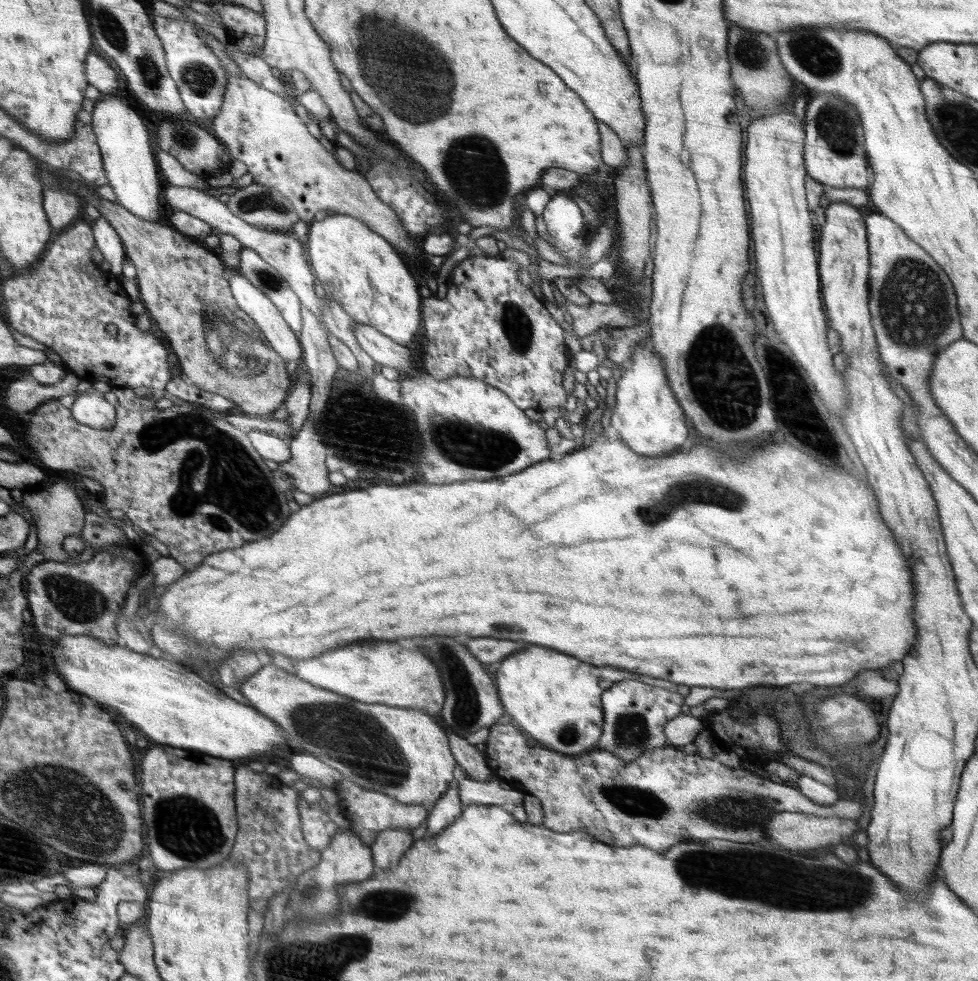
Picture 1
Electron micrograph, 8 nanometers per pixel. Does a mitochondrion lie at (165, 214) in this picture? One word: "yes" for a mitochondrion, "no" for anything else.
no

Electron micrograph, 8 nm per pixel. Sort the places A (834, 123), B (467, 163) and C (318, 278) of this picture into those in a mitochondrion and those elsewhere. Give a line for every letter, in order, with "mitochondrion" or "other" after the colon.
A: mitochondrion
B: mitochondrion
C: other

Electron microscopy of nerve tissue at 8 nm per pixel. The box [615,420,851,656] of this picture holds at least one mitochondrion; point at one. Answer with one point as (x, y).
(678, 496)

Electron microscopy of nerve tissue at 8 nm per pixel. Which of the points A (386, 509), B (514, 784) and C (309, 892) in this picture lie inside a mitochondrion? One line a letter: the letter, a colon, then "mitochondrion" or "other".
A: other
B: other
C: mitochondrion

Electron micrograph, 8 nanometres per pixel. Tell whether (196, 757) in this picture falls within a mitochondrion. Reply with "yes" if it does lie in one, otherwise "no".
no

